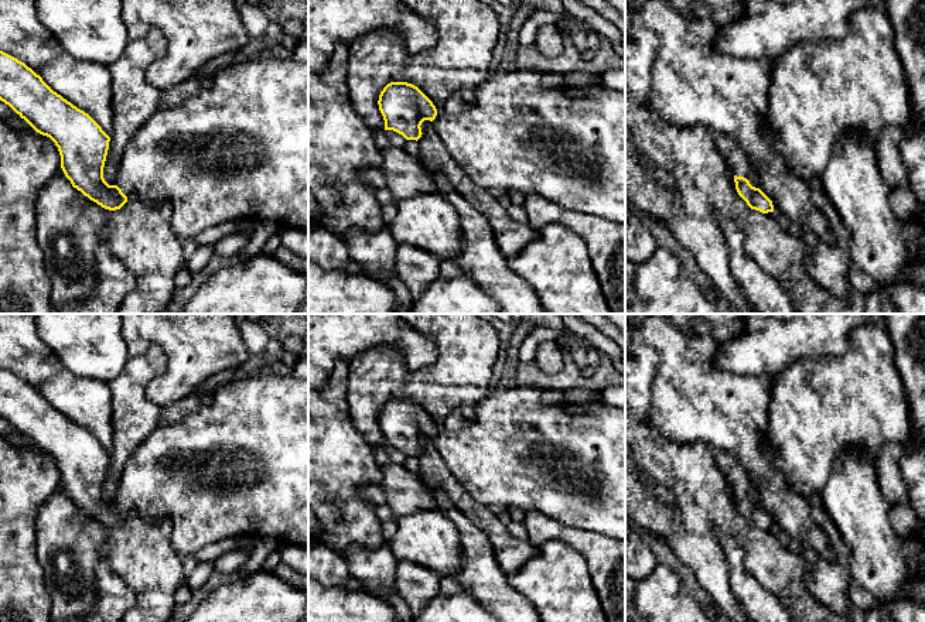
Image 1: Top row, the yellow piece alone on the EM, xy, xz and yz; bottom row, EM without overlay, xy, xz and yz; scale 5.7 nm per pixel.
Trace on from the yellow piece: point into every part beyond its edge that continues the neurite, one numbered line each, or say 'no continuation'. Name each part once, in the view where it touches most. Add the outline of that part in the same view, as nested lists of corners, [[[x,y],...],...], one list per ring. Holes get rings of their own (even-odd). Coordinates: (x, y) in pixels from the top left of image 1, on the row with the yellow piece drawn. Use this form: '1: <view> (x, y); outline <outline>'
1: yz (736, 157); outline [[[714,134],[713,137],[720,156],[731,172],[747,178],[752,187],[760,188],[747,150],[730,136]]]

